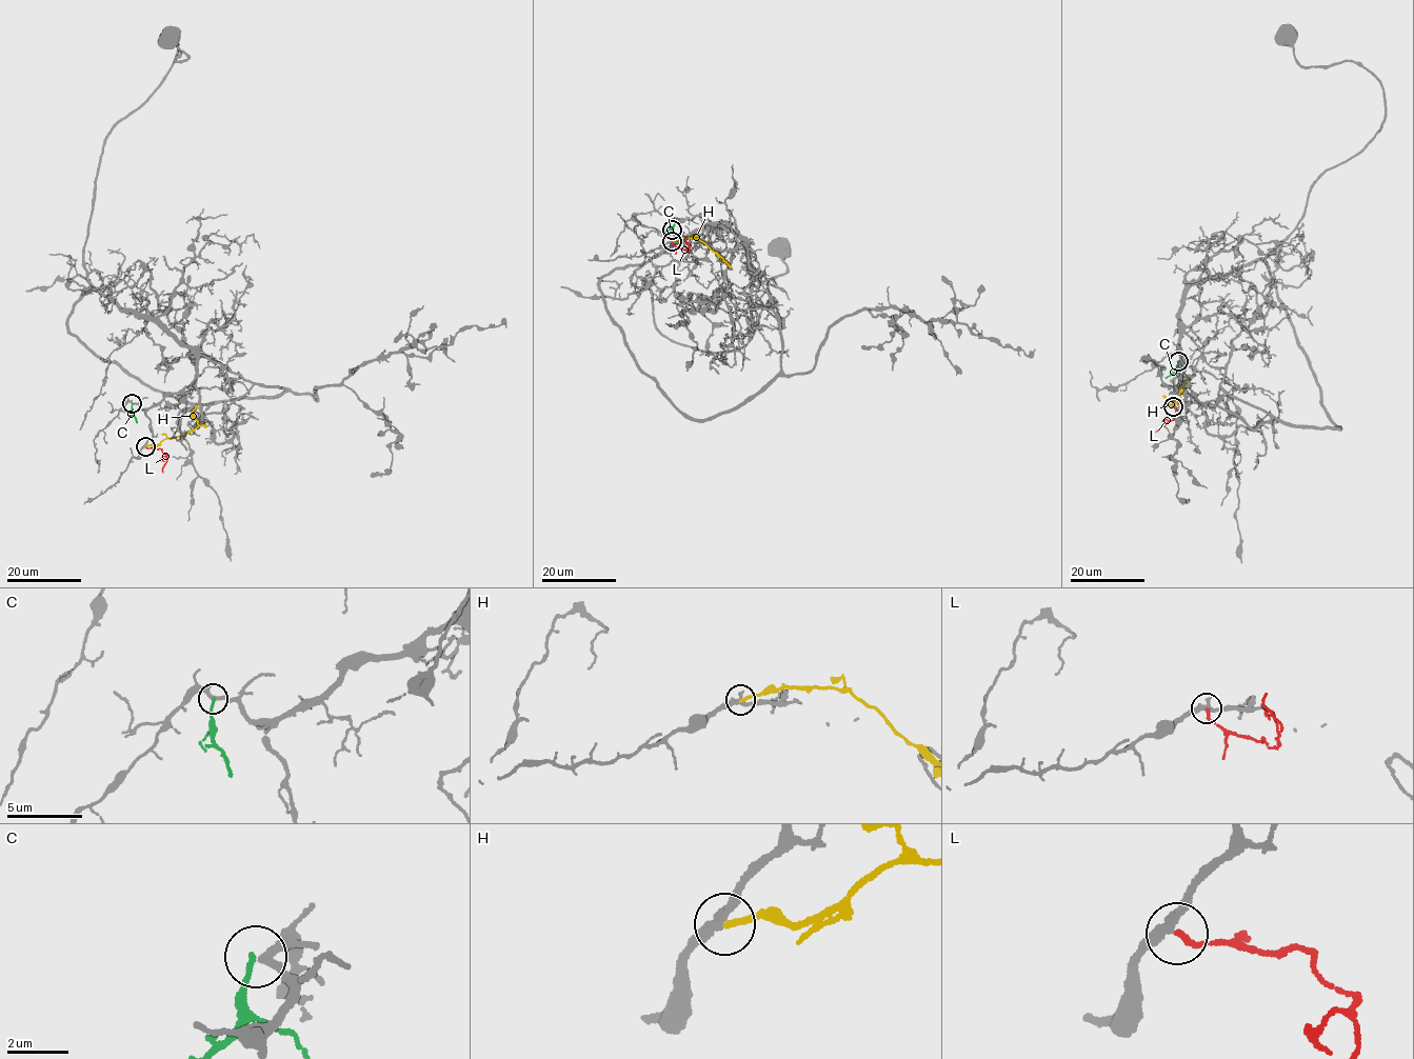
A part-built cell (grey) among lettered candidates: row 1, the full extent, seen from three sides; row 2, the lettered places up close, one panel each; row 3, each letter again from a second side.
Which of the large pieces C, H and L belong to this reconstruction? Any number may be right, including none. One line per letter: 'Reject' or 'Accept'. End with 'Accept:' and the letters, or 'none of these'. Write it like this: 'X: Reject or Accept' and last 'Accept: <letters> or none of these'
C: Reject
H: Reject
L: Accept
Accept: L

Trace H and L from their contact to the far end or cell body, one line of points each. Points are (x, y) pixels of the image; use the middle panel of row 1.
H: (672, 241), (699, 239), (729, 262)
L: (672, 241), (688, 251), (690, 245), (686, 238)

